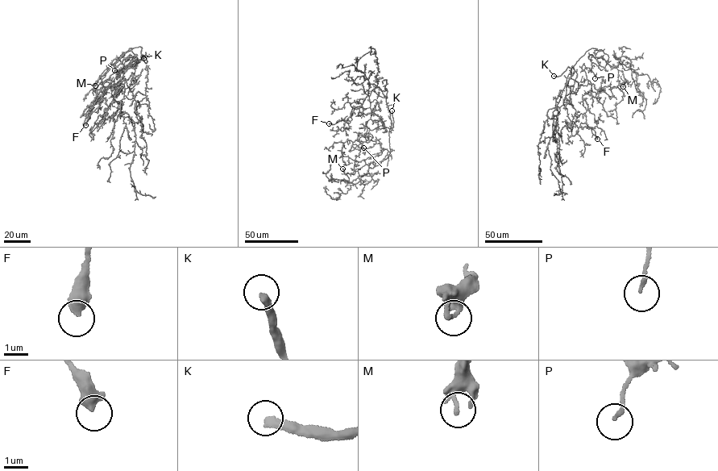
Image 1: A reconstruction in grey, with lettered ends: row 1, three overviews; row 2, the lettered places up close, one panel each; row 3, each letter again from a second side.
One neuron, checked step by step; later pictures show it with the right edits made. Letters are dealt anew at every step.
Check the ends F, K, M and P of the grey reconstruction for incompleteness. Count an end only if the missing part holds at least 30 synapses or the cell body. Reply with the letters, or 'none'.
K

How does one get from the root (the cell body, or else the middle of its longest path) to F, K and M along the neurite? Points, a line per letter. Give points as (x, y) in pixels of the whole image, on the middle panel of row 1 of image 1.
F: (388, 127), (370, 107), (359, 106), (352, 109), (349, 122), (341, 120), (329, 123)
K: (388, 127), (393, 127), (392, 110)
M: (388, 127), (390, 151), (386, 159), (372, 168), (364, 164), (353, 174), (344, 173), (342, 168)

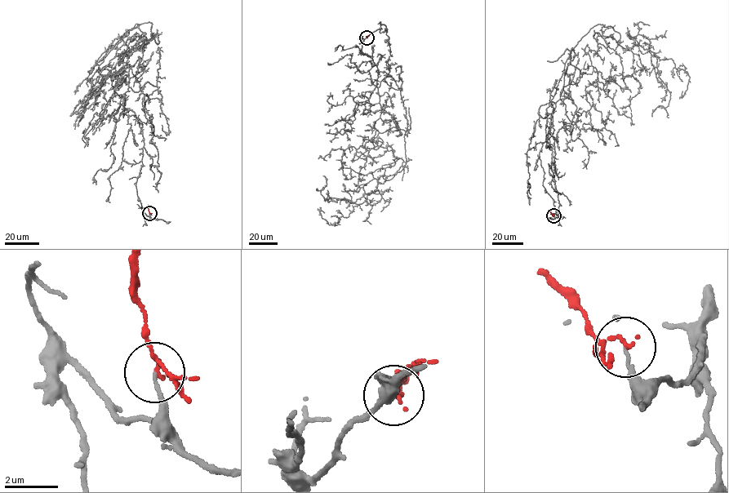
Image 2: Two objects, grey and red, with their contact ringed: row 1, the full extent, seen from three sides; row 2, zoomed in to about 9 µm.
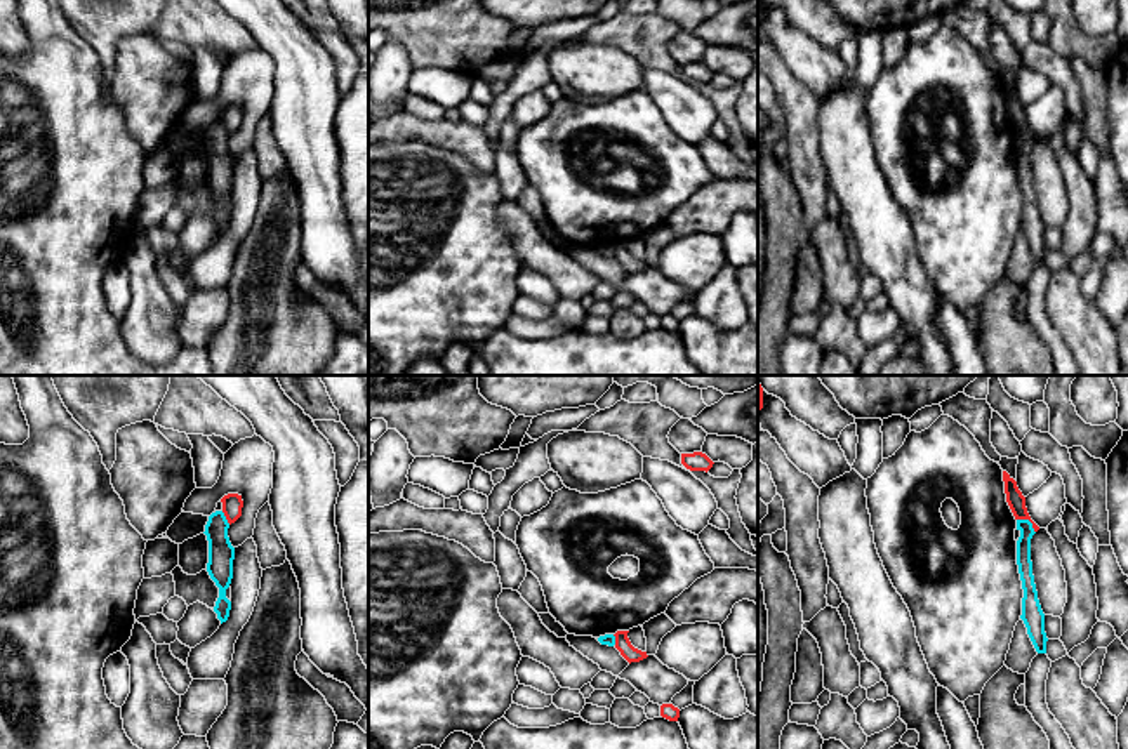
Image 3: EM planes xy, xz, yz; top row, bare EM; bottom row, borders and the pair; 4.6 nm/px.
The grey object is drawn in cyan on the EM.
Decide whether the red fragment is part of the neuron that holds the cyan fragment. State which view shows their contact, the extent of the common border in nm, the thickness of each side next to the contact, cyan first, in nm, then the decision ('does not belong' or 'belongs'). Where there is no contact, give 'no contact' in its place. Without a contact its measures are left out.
meets cyan in yz; contact 110 nm long; 70 nm thick on the cyan side, 80 nm on the other; does not belong

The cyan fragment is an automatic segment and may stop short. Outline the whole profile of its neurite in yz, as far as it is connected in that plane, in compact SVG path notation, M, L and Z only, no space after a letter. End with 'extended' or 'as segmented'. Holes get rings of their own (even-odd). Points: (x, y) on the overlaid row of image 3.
M1017 520L1020 537L1017 540L1017 565L1022 580L1022 615L1027 634L1038 653L1046 653L1045 613L1041 610L1032 575L1031 539L1036 534L1029 520Z; as segmented

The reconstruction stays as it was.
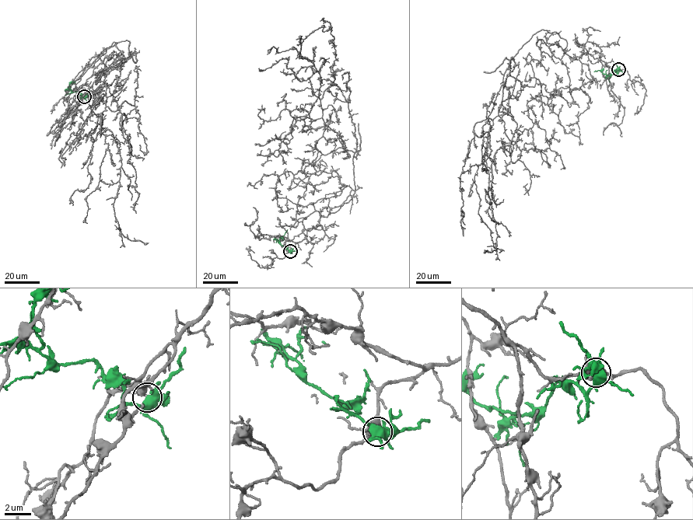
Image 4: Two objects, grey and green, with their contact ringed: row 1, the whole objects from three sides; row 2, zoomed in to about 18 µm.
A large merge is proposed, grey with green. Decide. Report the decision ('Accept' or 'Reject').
Reject

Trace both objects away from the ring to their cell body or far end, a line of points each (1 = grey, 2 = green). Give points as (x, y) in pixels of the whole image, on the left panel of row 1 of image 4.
1: (84, 95), (106, 68), (91, 57), (129, 41), (89, 104), (118, 148), (120, 232), (148, 242)
2: (84, 96), (70, 90), (69, 85), (71, 81), (75, 82)

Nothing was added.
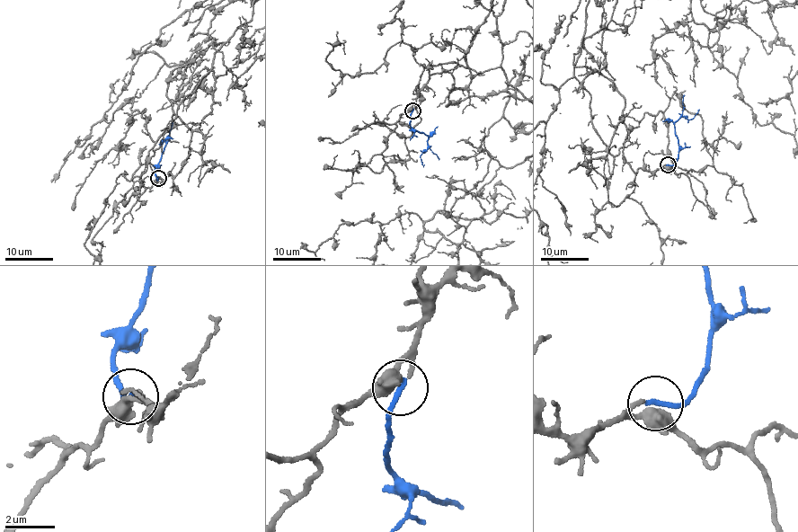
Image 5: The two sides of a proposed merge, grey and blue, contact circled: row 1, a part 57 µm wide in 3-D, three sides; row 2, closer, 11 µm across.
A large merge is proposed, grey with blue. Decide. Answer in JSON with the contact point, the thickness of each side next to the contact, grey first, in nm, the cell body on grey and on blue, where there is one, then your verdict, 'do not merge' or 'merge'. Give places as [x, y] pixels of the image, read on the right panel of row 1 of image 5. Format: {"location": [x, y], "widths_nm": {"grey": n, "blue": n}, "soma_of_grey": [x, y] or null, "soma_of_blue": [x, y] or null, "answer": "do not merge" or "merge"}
{"location": [668, 164], "widths_nm": {"grey": 480, "blue": 220}, "soma_of_grey": null, "soma_of_blue": null, "answer": "merge"}

